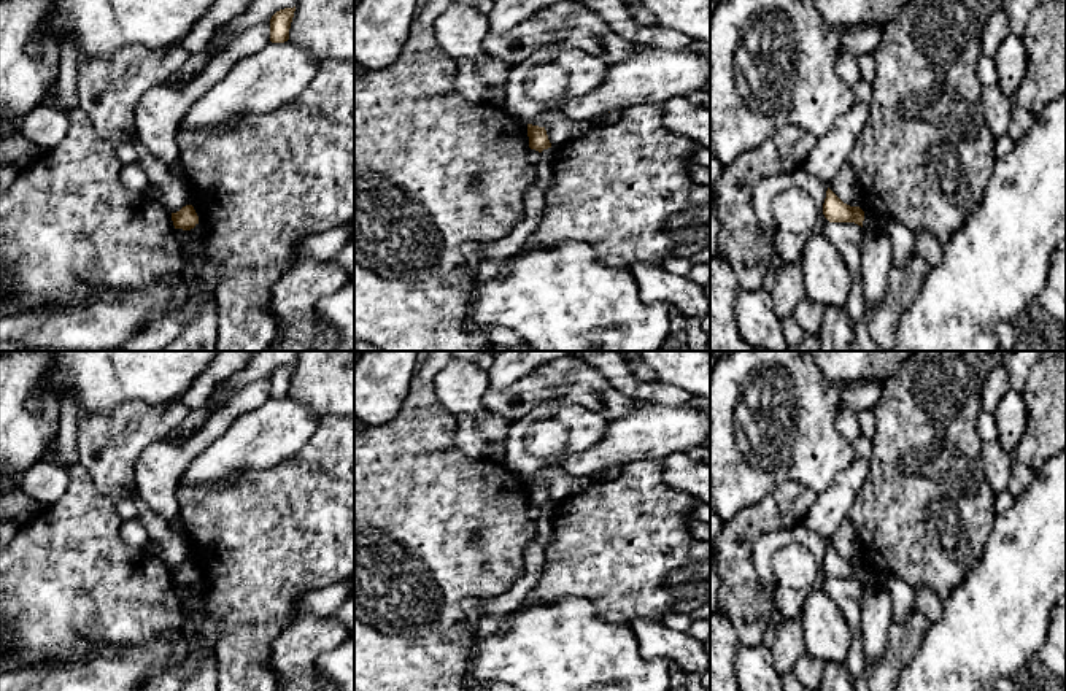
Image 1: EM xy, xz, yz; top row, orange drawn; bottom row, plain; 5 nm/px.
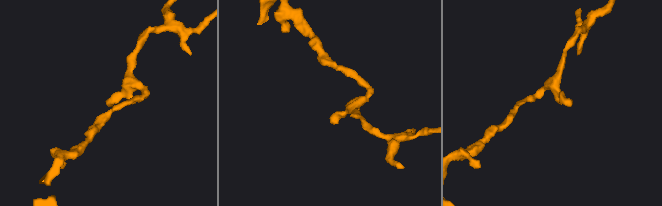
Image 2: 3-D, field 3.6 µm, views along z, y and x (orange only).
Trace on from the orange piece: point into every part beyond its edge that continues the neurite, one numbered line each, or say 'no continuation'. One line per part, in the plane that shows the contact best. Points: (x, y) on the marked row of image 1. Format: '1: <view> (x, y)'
no continuation

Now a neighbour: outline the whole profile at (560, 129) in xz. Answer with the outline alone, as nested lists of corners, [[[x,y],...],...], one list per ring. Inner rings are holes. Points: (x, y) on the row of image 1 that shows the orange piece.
[[[548,110],[539,114],[532,125],[543,127],[553,148],[586,133],[588,125],[564,116],[561,110]]]

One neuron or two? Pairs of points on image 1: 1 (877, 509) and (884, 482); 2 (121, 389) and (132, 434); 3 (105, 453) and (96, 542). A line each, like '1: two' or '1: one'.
1: one
2: two
3: two

